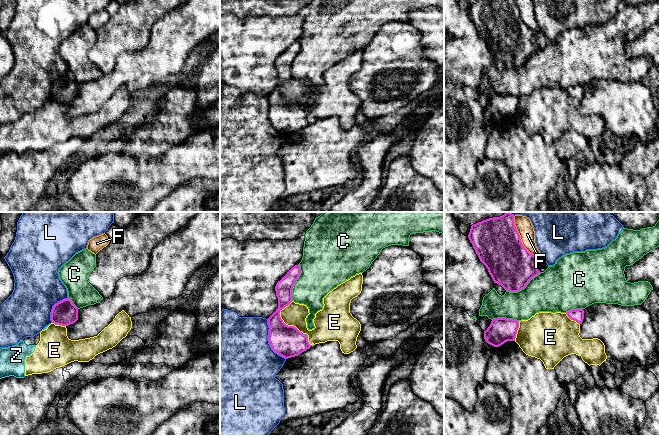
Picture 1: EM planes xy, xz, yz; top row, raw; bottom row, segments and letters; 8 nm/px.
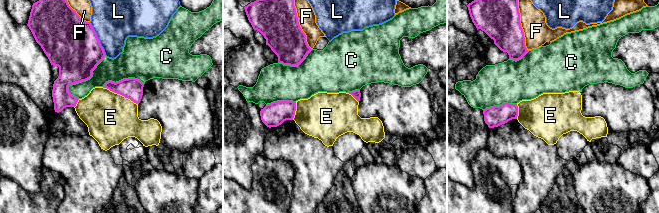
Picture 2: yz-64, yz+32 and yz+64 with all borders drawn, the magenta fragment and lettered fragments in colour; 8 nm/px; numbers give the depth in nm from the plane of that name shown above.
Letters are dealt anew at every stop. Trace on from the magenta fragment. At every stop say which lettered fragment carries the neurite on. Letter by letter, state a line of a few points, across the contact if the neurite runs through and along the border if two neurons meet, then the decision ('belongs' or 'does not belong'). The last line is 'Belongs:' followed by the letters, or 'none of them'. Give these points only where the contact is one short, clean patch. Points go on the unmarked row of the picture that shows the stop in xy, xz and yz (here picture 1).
C: does not belong
E: does not belong
F: does not belong
L: does not belong
Z: xy (55, 99), (58, 100) | does not belong
Belongs: none of them

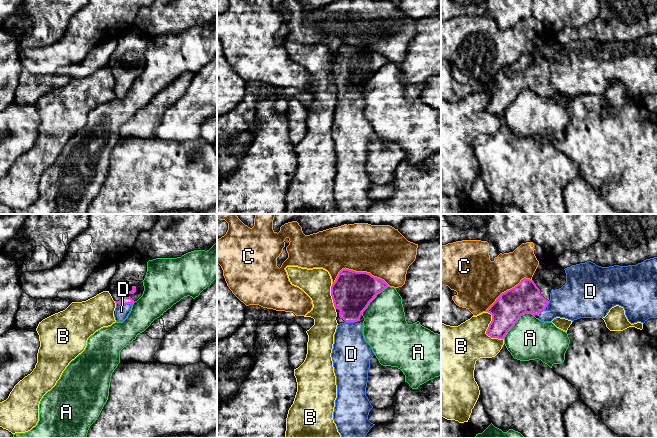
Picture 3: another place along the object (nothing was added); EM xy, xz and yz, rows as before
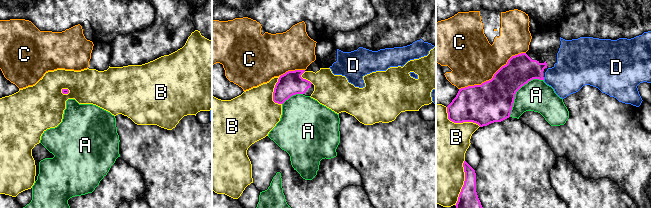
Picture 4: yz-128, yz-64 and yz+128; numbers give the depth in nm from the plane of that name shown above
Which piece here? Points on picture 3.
A: does not belong
B: does not belong
C: does not belong
D: xy (124, 76), (124, 80), (121, 87) | belongs
Belongs: D

